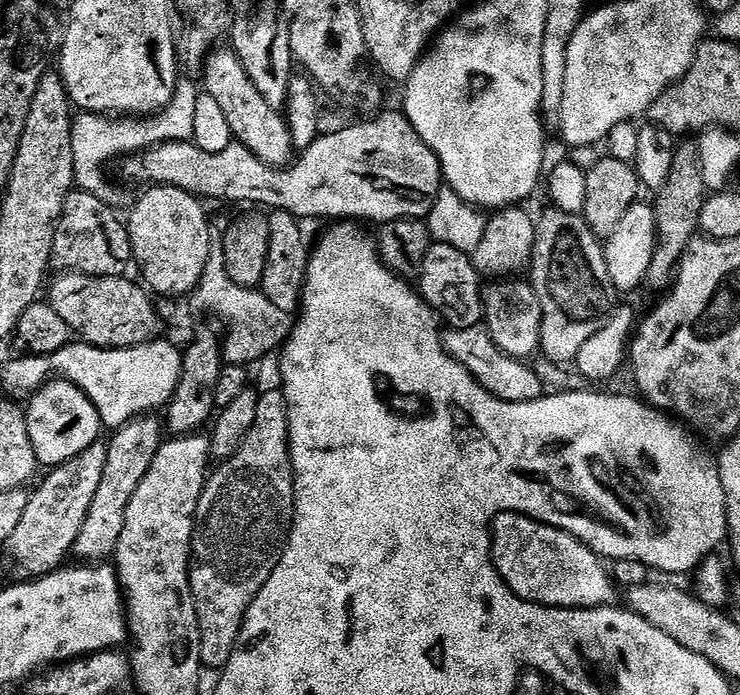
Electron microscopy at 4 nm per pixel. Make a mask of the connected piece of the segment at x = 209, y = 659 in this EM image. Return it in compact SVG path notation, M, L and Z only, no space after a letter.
M283 391L264 392L258 402L258 414L254 417L254 426L246 434L242 446L230 459L223 461L219 465L220 469L213 471L208 479L204 482L204 489L198 502L196 511L196 525L192 531L192 567L188 570L190 586L192 587L192 597L196 603L196 613L198 614L198 626L200 627L200 662L205 669L216 668L222 670L230 662L230 658L236 649L236 643L240 637L240 631L244 625L244 618L247 616L258 590L266 586L266 578L274 574L274 566L278 566L280 556L284 553L284 546L288 538L289 531L292 527L292 518L296 506L296 491L292 485L292 459L288 449L288 403L284 397Z

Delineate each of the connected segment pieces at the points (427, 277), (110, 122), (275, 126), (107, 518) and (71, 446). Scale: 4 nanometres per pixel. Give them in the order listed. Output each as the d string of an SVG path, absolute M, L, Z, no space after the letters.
M433 243L422 261L418 277L418 291L448 328L475 328L483 321L482 277L476 271L473 257L453 246Z
M184 78L177 83L174 98L166 105L163 112L143 118L113 118L111 115L97 114L95 112L84 112L77 115L72 121L72 145L74 146L74 170L76 171L75 187L79 191L94 194L98 199L105 200L108 204L120 206L124 196L118 189L111 188L108 185L108 180L104 177L104 167L111 160L118 159L117 161L119 161L121 158L135 156L137 152L142 152L145 148L157 148L160 144L169 144L179 140L191 141L194 134L194 110L198 106L200 95L197 81L192 78Z
M217 46L208 55L202 73L202 88L206 95L218 102L218 110L222 110L222 118L235 143L246 146L246 150L266 162L266 166L286 168L293 163L294 149L287 119L270 106L262 94L258 94L254 82L250 82L250 74L246 74L246 66L242 66L231 47Z
M156 414L138 415L128 424L111 433L112 440L107 441L106 466L102 470L102 483L94 493L94 502L90 502L90 514L82 522L82 530L74 542L72 551L80 562L104 562L115 557L118 538L122 538L122 526L126 526L126 506L138 490L138 482L146 478L150 462L158 454L161 444L166 439L166 428L161 417Z
M52 378L28 396L26 415L30 442L41 465L55 466L66 462L101 439L102 423L98 410L83 390L66 379Z

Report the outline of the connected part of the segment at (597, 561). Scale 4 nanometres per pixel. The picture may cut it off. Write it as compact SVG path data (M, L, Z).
M503 512L493 520L492 561L504 584L510 586L518 598L547 608L607 608L615 605L618 588L605 561L579 535L563 532L544 522L520 512Z

